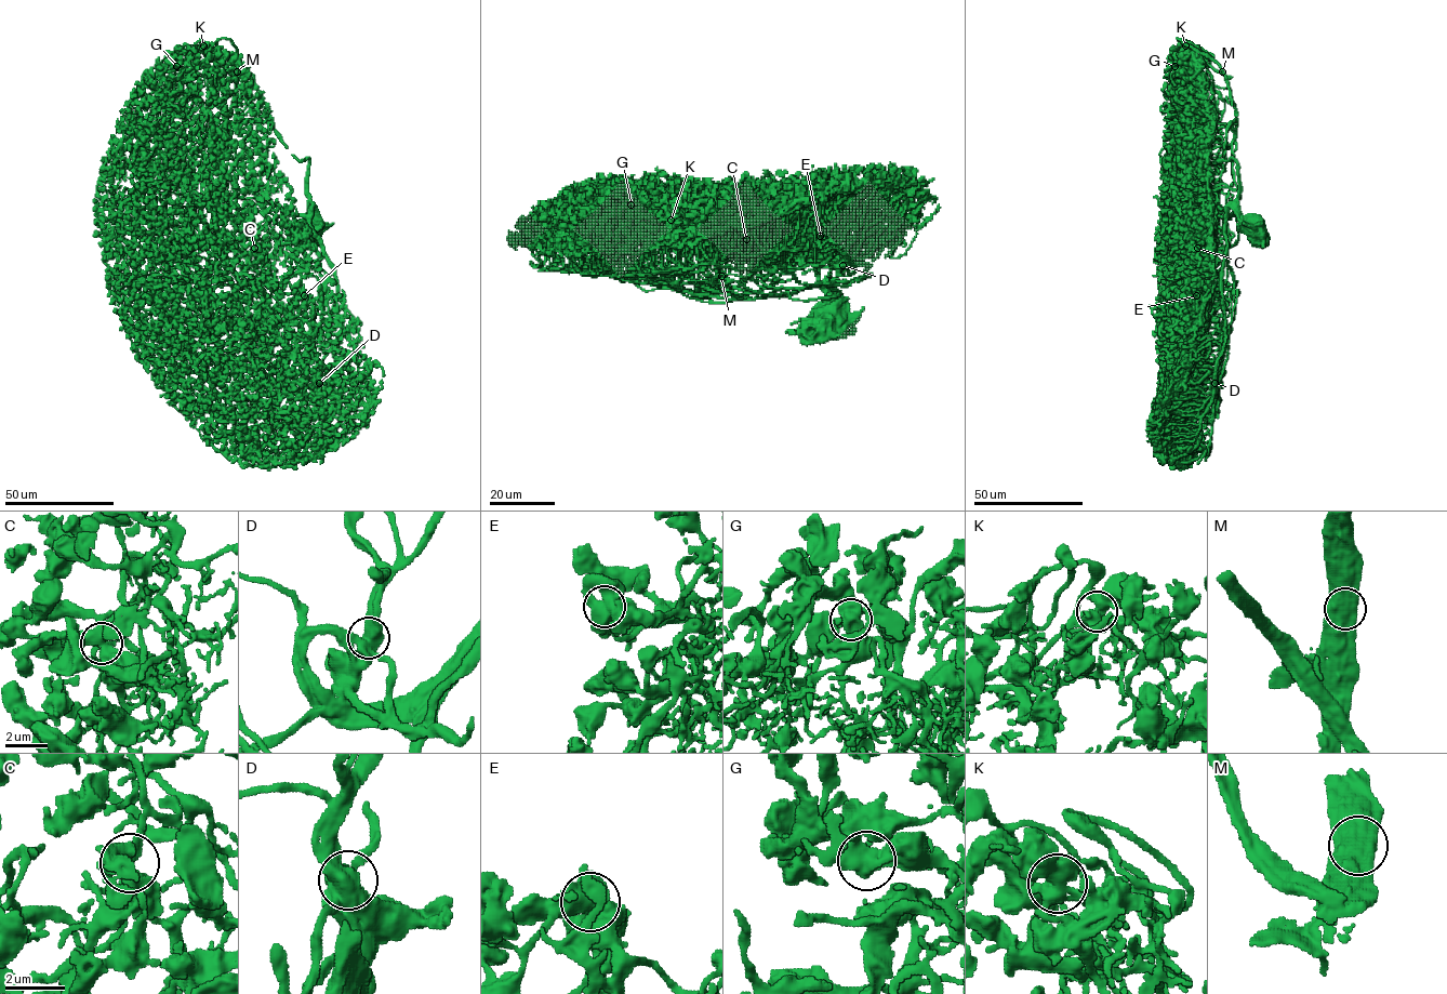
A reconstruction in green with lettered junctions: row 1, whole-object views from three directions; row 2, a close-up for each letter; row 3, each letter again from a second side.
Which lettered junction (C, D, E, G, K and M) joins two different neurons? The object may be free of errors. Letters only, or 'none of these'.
none of these

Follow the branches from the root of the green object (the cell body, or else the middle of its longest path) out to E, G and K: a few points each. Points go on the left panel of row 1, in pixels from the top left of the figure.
E: (310, 228), (313, 209), (309, 229), (333, 269), (336, 304), (309, 344), (310, 326), (295, 307), (304, 296)
G: (310, 228), (313, 209), (297, 215), (230, 196), (197, 199), (198, 221), (166, 104), (176, 66)
K: (310, 228), (313, 209), (297, 215), (259, 198), (197, 199), (196, 217), (202, 104), (195, 56), (203, 44)

